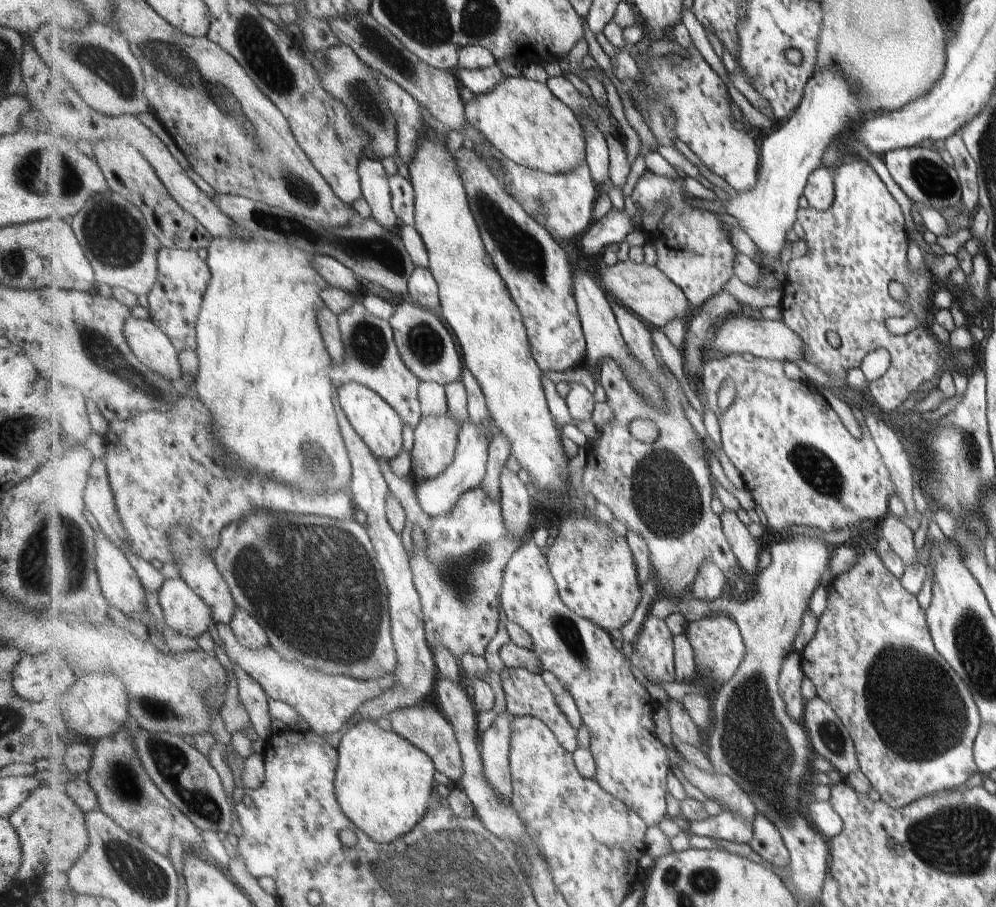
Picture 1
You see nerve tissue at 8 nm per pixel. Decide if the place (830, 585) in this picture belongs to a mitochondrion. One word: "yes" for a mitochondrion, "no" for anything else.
no

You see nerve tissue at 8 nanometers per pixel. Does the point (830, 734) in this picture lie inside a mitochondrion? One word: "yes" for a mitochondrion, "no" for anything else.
yes

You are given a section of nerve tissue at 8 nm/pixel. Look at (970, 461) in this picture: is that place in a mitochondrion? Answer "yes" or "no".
yes

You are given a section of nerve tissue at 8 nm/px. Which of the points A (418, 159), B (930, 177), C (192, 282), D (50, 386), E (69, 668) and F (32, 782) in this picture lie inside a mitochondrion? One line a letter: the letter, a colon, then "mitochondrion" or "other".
A: other
B: mitochondrion
C: other
D: other
E: other
F: other

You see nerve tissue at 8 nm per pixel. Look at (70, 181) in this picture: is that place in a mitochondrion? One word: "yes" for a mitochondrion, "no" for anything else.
yes

